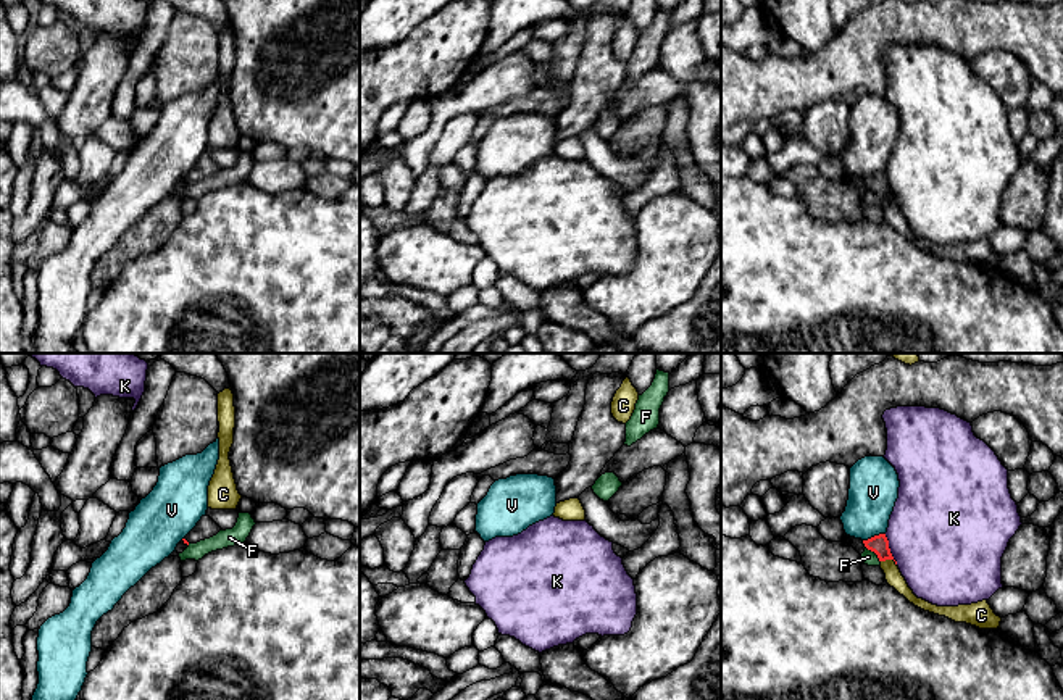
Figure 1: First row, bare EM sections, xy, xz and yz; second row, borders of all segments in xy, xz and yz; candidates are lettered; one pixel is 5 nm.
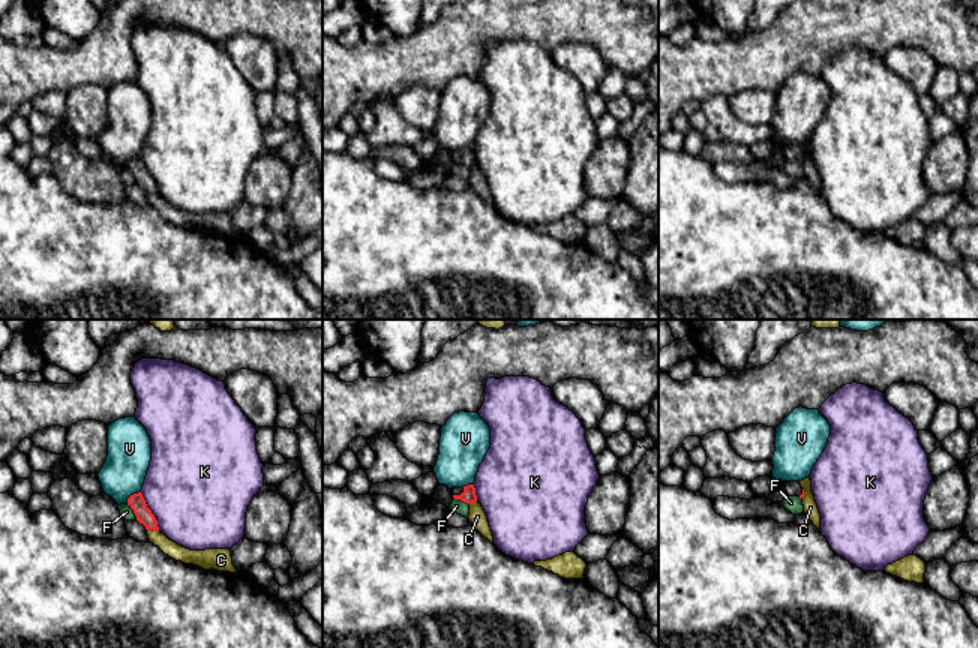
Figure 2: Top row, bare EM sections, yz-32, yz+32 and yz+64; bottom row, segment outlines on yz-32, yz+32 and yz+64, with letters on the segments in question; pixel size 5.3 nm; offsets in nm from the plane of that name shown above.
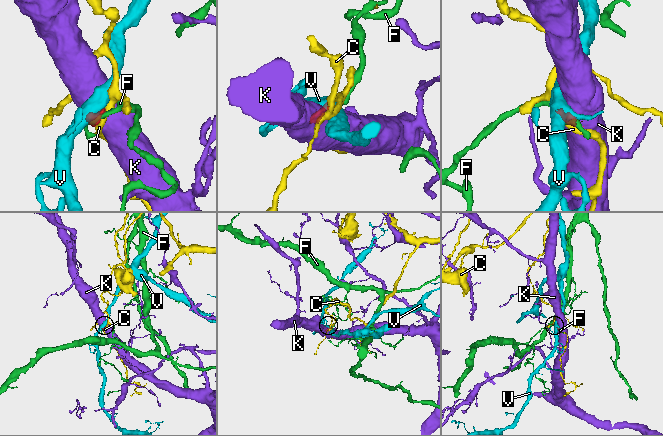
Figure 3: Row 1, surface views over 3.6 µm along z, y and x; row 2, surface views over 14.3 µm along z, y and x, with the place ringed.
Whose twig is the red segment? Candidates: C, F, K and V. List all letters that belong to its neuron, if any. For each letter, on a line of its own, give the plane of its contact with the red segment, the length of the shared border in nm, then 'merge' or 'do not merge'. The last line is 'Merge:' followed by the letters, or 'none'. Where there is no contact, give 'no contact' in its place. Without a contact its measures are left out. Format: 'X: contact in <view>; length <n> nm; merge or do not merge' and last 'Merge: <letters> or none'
C: contact in yz; length 80 nm; do not merge
F: contact in yz; length 100 nm; do not merge
K: contact in yz; length 170 nm; do not merge
V: contact in yz; length 120 nm; do not merge
Merge: none

